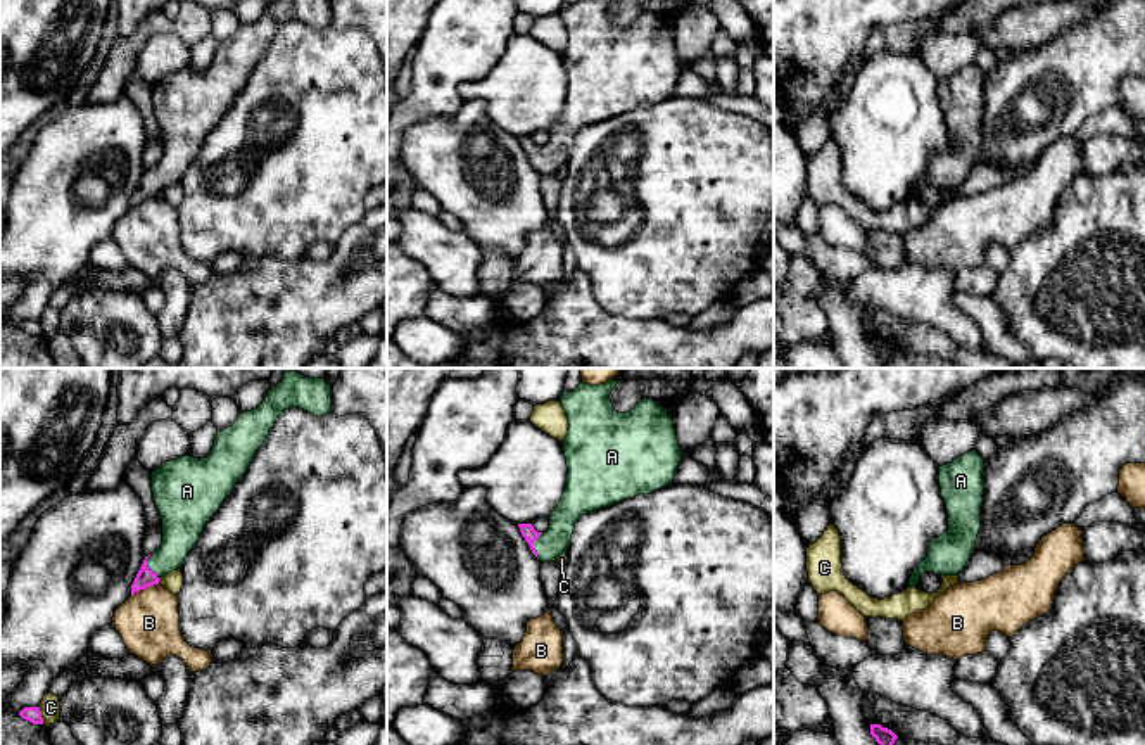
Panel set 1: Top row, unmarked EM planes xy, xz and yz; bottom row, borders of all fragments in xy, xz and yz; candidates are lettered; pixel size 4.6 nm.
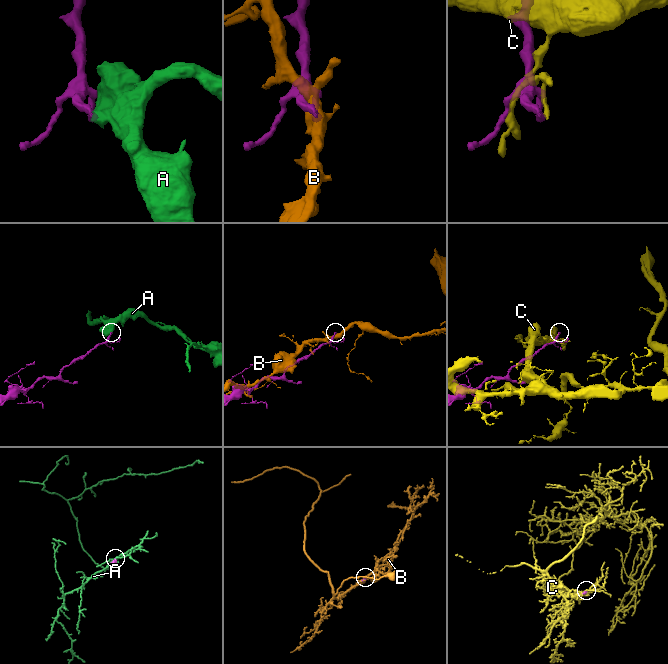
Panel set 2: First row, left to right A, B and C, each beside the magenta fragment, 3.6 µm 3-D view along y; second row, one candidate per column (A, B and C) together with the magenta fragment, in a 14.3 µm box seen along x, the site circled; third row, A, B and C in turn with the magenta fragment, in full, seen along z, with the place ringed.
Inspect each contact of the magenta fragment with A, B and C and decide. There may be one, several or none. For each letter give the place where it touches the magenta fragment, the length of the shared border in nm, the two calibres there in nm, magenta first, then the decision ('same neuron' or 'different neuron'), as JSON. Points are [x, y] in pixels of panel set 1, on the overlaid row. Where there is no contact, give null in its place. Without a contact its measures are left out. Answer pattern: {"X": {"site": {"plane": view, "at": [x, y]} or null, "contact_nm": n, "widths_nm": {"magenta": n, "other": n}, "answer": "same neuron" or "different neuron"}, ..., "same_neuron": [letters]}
{"A": {"site": {"plane": "xy", "at": [147, 567]}, "contact_nm": 130, "widths_nm": {"magenta": 90, "other": 190}, "answer": "same neuron"}, "B": {"site": {"plane": "xy", "at": [145, 586]}, "contact_nm": 150, "widths_nm": {"magenta": 90, "other": 280}, "answer": "different neuron"}, "C": {"site": {"plane": "xy", "at": [40, 716]}, "contact_nm": 80, "widths_nm": {"magenta": 80, "other": 100}, "answer": "different neuron"}, "same_neuron": ["A"]}

